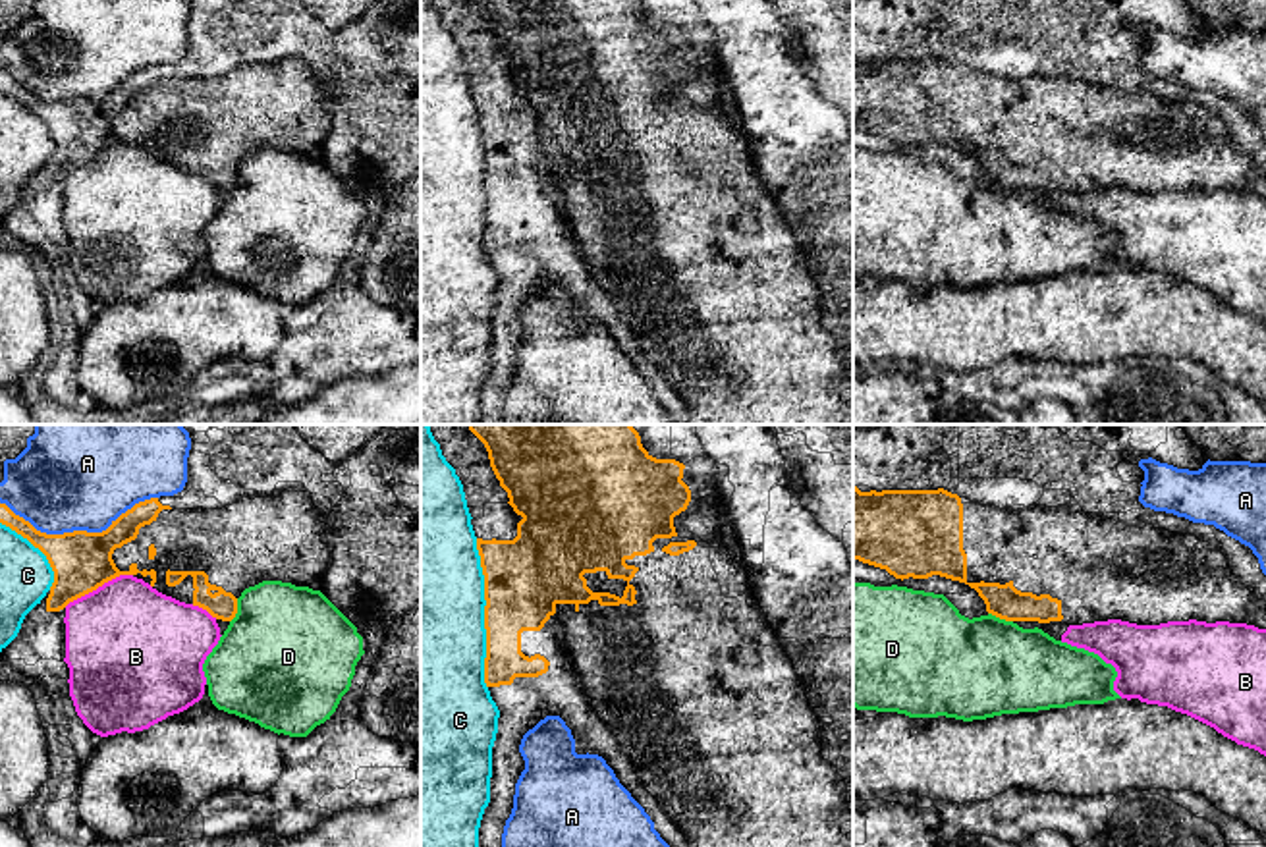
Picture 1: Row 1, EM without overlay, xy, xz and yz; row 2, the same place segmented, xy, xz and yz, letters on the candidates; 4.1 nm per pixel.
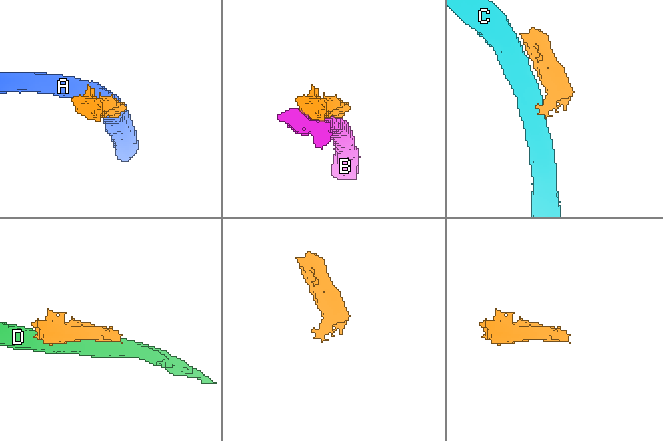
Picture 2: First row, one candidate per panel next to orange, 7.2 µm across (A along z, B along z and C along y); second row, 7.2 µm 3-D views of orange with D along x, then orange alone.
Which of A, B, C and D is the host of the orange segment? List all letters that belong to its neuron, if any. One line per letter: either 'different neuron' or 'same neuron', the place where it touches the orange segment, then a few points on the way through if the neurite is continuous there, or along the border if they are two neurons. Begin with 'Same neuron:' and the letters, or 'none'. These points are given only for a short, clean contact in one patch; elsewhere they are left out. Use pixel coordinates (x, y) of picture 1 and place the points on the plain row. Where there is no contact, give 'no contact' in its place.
Same neuron: none
A: different neuron | xy (78, 99)
B: different neuron | xy (97, 155)
C: different neuron | xz (485, 182)
D: different neuron | yz (1000, 186)

